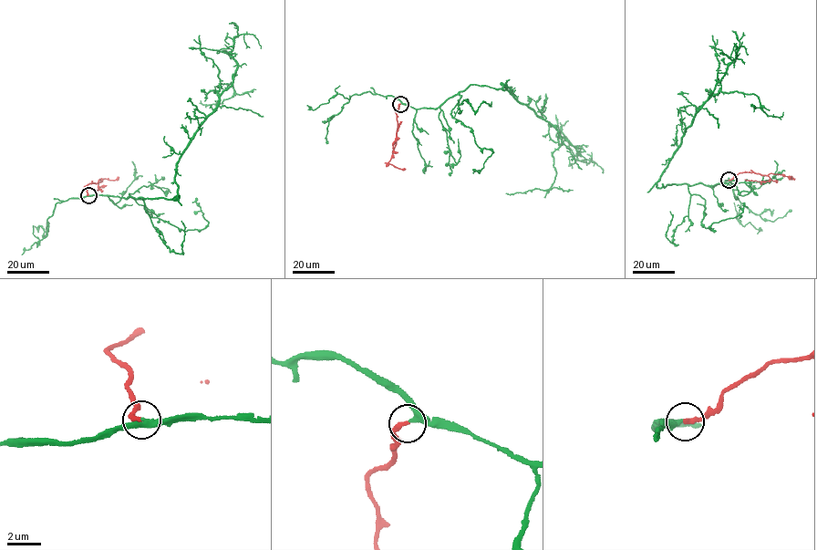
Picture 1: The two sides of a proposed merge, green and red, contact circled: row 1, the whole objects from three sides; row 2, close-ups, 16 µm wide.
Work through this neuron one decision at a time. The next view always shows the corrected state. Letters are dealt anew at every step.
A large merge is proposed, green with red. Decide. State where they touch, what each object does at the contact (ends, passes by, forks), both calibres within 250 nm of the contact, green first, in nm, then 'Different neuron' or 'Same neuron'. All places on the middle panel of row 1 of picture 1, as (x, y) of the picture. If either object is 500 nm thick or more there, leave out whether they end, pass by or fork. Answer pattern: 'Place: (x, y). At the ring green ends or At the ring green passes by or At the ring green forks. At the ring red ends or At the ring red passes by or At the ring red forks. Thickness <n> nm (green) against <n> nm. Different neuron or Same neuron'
Place: (400, 104). At the ring green passes by. At the ring red ends. Thickness 220 nm (green) against 280 nm. Same neuron

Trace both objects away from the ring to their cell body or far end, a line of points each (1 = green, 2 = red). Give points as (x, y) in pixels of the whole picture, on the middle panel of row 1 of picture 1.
1: (400, 104), (437, 108), (470, 85), (508, 87), (560, 134), (550, 189), (507, 193)
2: (400, 104), (396, 111), (396, 141), (388, 162), (406, 169)

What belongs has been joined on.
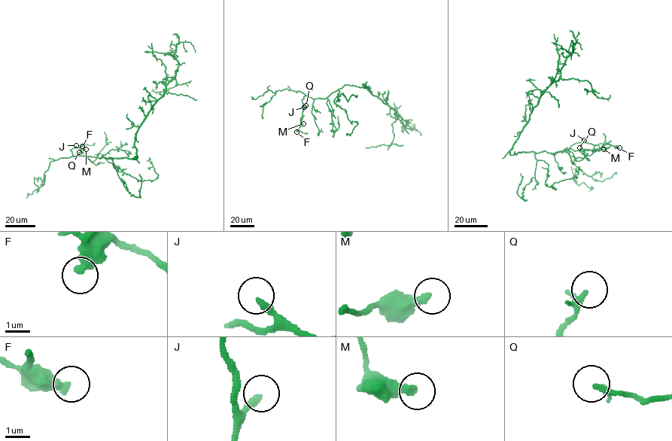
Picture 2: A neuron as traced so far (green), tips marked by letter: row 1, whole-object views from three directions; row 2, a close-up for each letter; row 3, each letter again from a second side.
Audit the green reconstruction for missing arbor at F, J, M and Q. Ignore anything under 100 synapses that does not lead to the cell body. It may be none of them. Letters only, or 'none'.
none

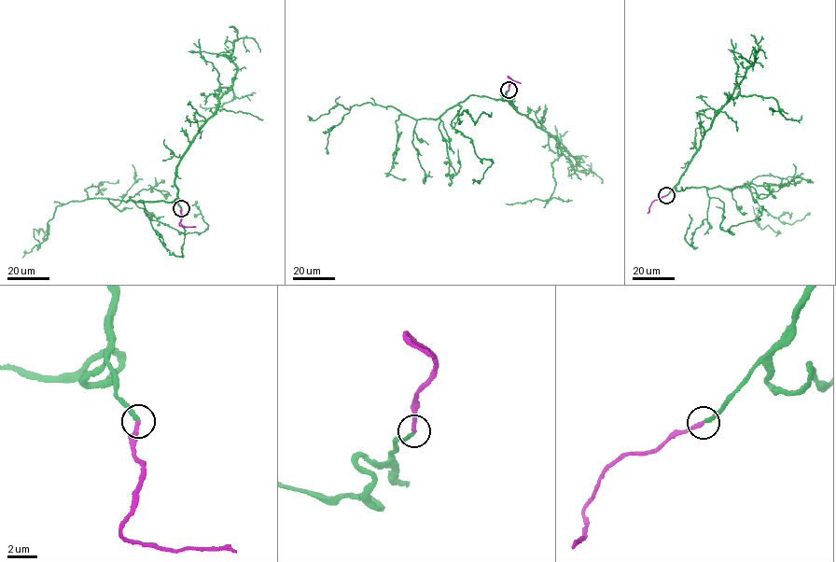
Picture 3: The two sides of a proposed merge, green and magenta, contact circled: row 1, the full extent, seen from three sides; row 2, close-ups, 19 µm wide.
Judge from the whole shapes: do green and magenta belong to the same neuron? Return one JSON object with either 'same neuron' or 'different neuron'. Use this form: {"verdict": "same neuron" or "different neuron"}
{"verdict": "same neuron"}

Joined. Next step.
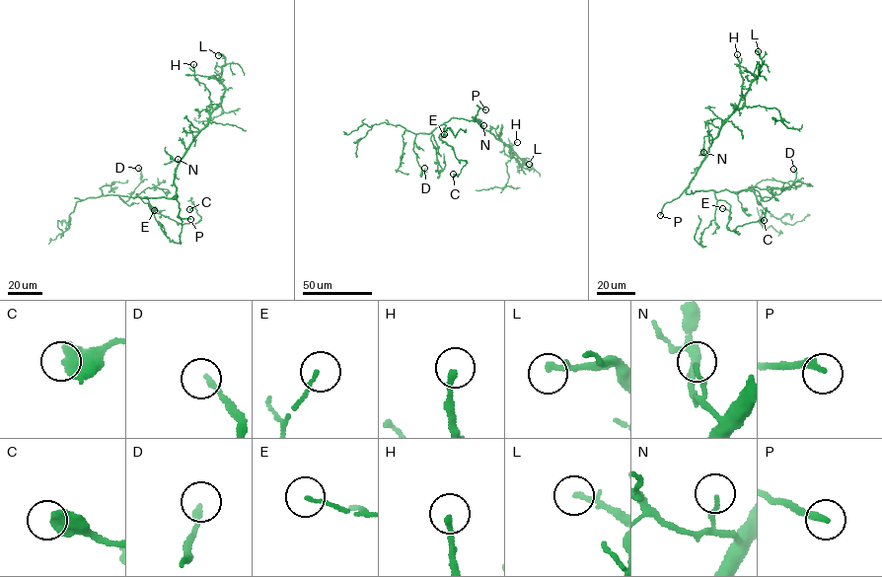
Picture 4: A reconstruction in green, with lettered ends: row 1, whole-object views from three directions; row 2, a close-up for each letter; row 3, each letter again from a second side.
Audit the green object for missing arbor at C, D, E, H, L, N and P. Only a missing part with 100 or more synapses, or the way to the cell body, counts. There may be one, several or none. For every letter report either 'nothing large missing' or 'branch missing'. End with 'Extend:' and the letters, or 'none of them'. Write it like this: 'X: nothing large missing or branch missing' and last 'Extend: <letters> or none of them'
C: nothing large missing
D: nothing large missing
E: nothing large missing
H: nothing large missing
L: nothing large missing
N: nothing large missing
P: branch missing
Extend: P

